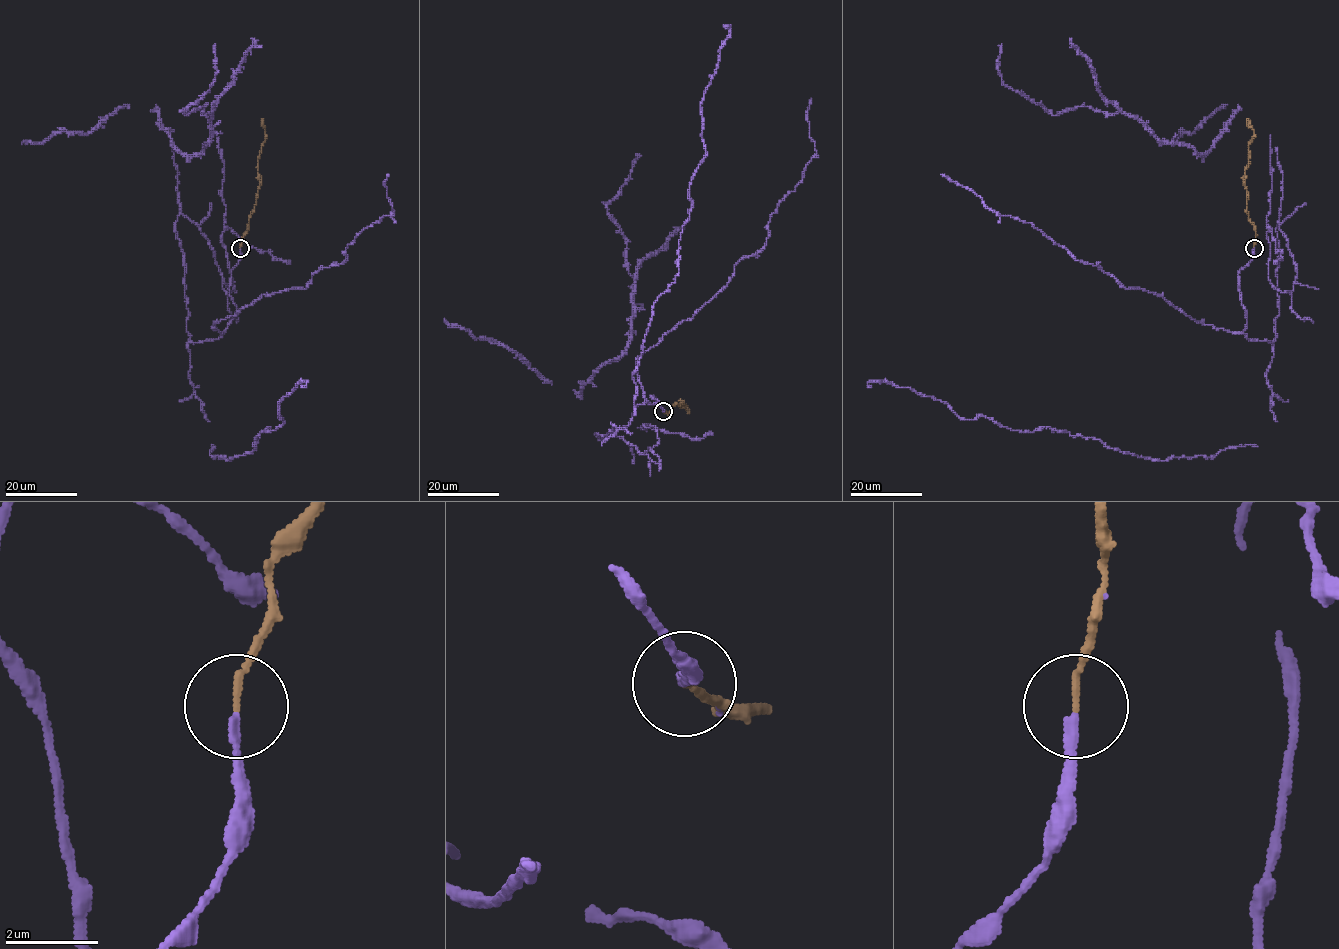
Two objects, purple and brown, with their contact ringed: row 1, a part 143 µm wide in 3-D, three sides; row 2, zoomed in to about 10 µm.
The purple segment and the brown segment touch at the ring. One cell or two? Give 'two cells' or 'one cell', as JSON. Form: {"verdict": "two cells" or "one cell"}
{"verdict": "one cell"}

